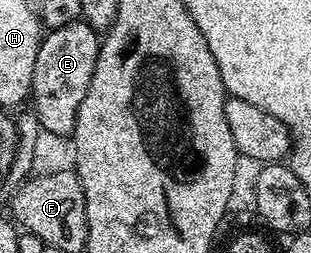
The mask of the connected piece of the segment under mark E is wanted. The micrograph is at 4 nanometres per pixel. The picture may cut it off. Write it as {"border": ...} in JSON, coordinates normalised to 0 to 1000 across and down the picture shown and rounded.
{"border":[[[267,75],[138,134],[122,217],[109,233],[96,372],[96,415],[116,435],[132,514],[170,522],[209,549],[241,530],[251,439],[264,423],[264,391],[277,391],[325,174],[315,130]]]}

